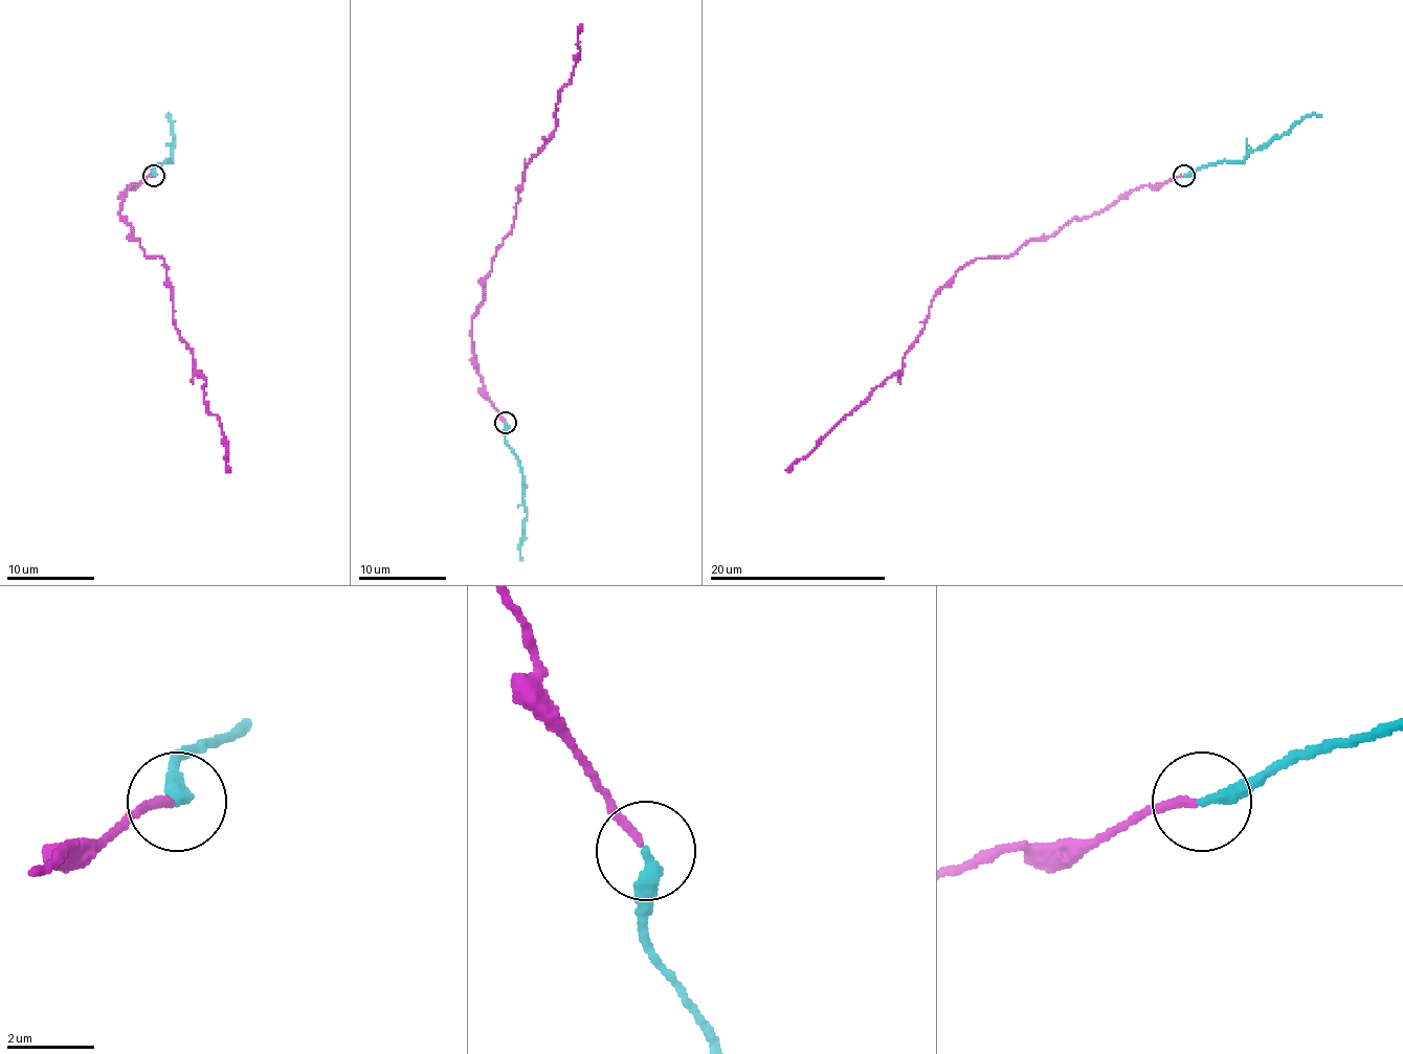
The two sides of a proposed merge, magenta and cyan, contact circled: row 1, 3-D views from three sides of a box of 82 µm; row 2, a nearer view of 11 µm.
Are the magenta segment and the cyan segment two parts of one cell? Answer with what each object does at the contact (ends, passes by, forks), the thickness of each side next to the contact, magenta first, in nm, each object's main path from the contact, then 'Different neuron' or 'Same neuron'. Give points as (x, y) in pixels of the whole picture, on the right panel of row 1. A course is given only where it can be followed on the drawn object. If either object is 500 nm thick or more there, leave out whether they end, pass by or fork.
At the ring magenta ends. At the ring cyan ends. Thickness 180 nm (magenta) against 320 nm. Course of magenta: (1182, 176), (1130, 192), (1050, 236), (1026, 240), (1008, 255), (966, 263), (933, 297), (903, 368), (785, 470). Course of cyan: (1184, 176), (1222, 161), (1242, 161), (1251, 152), (1279, 139), (1306, 116), (1321, 116). Different neuron

